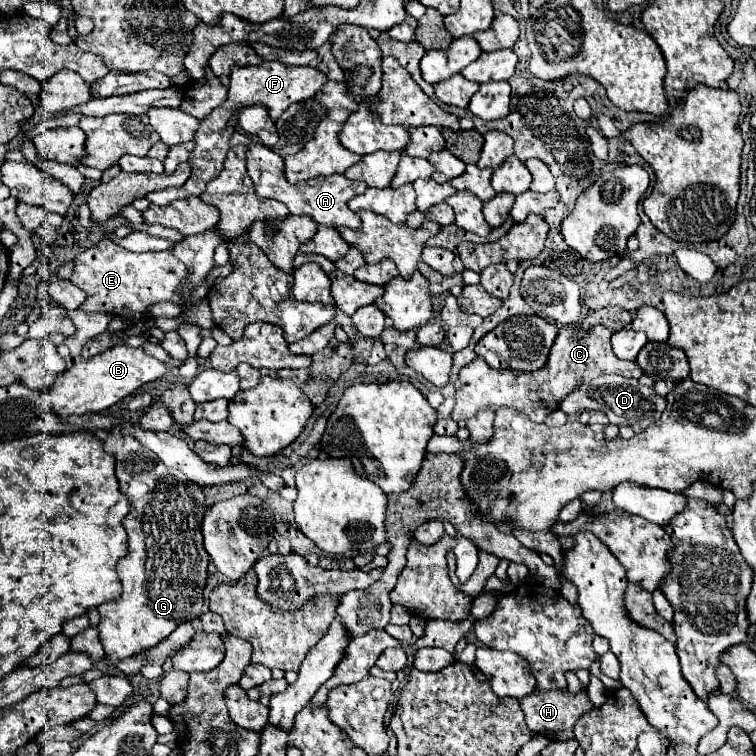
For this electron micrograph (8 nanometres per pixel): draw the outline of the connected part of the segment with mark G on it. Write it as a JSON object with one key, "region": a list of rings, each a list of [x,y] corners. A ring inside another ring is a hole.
{"region":[[[118,426],[110,430],[110,438],[104,442],[104,448],[108,454],[116,458],[116,476],[120,482],[120,490],[132,502],[132,512],[124,518],[130,554],[118,562],[122,596],[114,602],[106,602],[98,606],[100,612],[98,632],[104,648],[102,664],[116,666],[124,658],[150,650],[152,646],[162,642],[168,634],[172,634],[182,622],[188,622],[202,614],[204,610],[202,590],[206,584],[206,568],[210,558],[204,552],[200,540],[200,520],[204,516],[202,488],[198,484],[192,484],[190,480],[184,480],[182,472],[166,468],[164,462],[152,450],[144,448],[134,436],[120,434]]]}

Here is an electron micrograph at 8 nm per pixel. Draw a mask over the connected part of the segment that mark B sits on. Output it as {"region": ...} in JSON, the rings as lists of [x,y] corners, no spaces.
{"region":[[[116,344],[102,352],[100,356],[94,356],[90,360],[80,360],[72,364],[66,372],[62,372],[56,378],[56,384],[48,390],[46,398],[54,412],[60,416],[72,416],[72,414],[86,414],[86,412],[102,412],[116,404],[118,400],[134,394],[138,388],[142,388],[148,382],[154,382],[156,378],[162,378],[166,374],[166,364],[148,356],[142,348],[132,348],[128,344]]]}

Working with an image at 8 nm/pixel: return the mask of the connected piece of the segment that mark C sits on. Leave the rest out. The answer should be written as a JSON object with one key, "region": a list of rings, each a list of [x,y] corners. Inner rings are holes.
{"region":[[[564,326],[552,346],[552,352],[548,356],[548,364],[540,372],[522,374],[522,372],[496,372],[494,368],[488,368],[484,360],[474,358],[468,366],[460,370],[460,380],[456,386],[456,406],[452,410],[452,420],[470,420],[480,410],[492,408],[494,412],[498,408],[514,408],[528,416],[532,422],[544,422],[550,412],[554,412],[560,402],[572,392],[572,388],[584,380],[592,380],[602,374],[618,374],[624,378],[640,378],[642,372],[636,368],[636,362],[624,362],[614,356],[610,346],[612,332],[604,326],[594,326],[588,334],[580,332],[580,326],[568,328]]]}

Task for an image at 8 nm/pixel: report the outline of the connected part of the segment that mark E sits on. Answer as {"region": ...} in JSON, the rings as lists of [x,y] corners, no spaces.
{"region":[[[102,238],[94,248],[84,250],[80,256],[74,258],[74,272],[70,276],[70,282],[74,286],[78,286],[80,290],[86,292],[86,302],[80,306],[80,310],[84,312],[104,312],[104,314],[112,314],[112,316],[120,316],[128,322],[138,322],[150,304],[154,302],[178,302],[176,290],[178,286],[186,280],[186,268],[184,264],[180,264],[180,260],[174,258],[172,252],[130,252],[122,246],[118,246],[116,242],[112,242],[110,238]]]}

